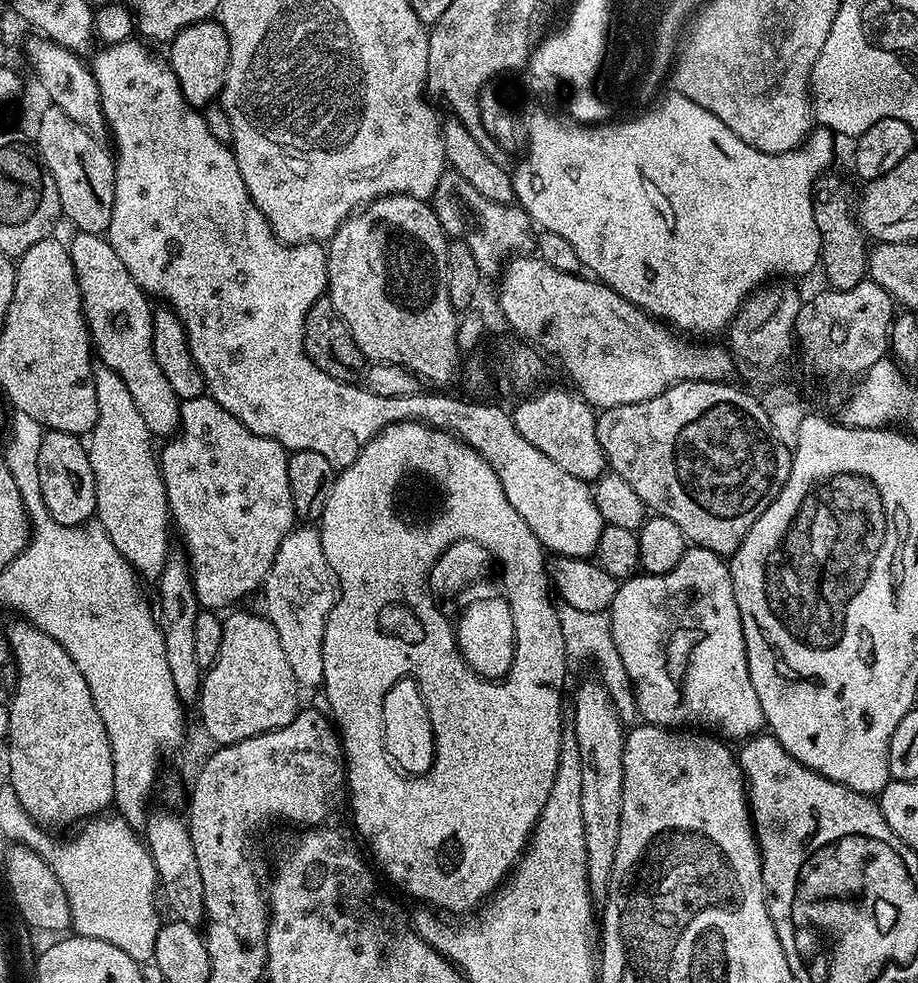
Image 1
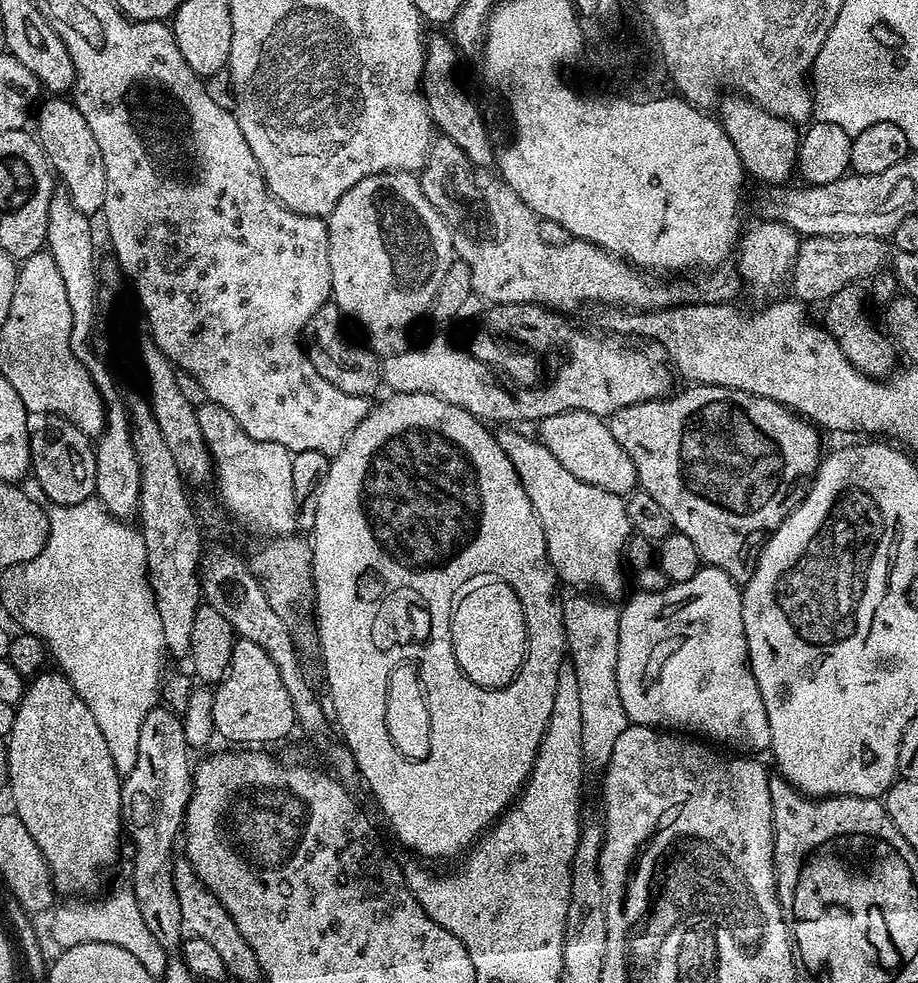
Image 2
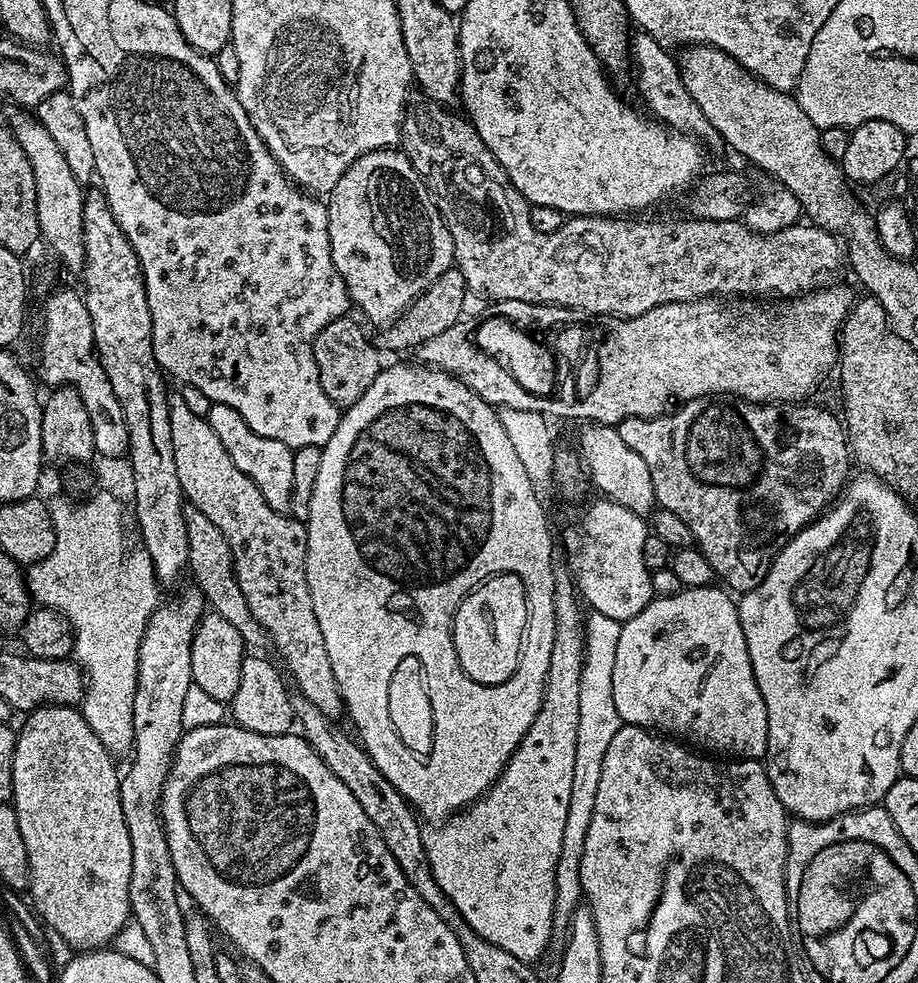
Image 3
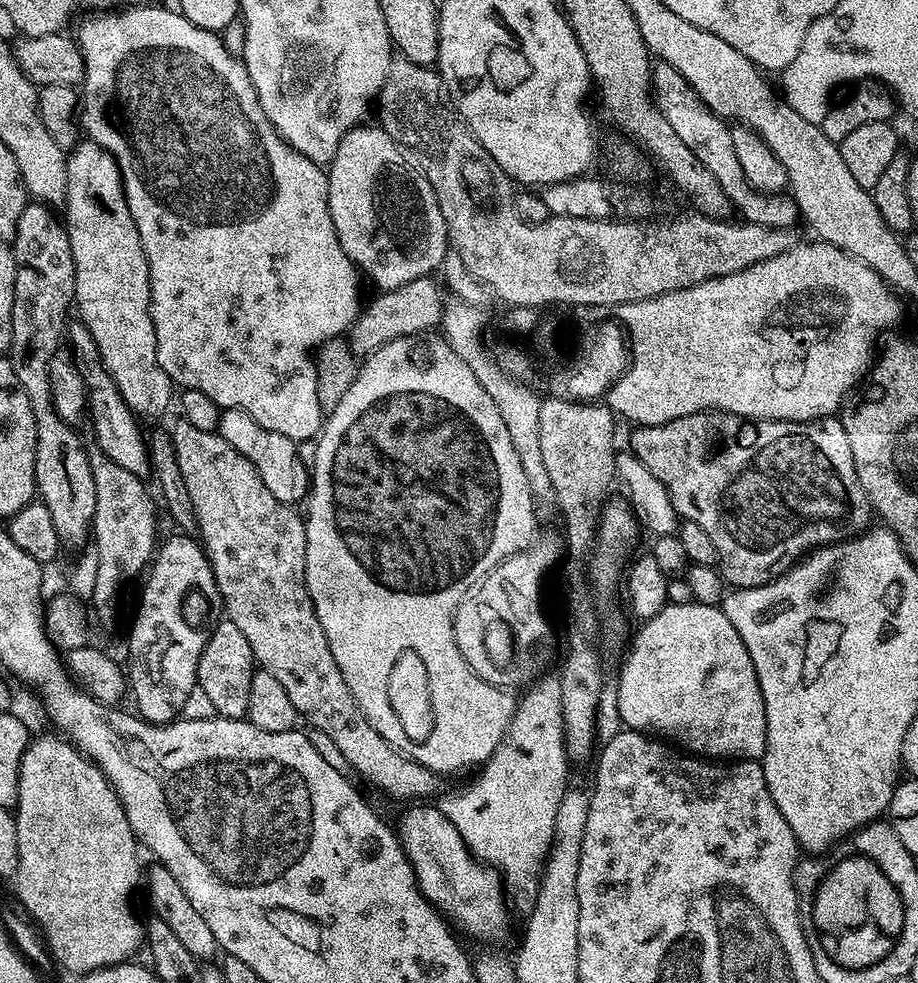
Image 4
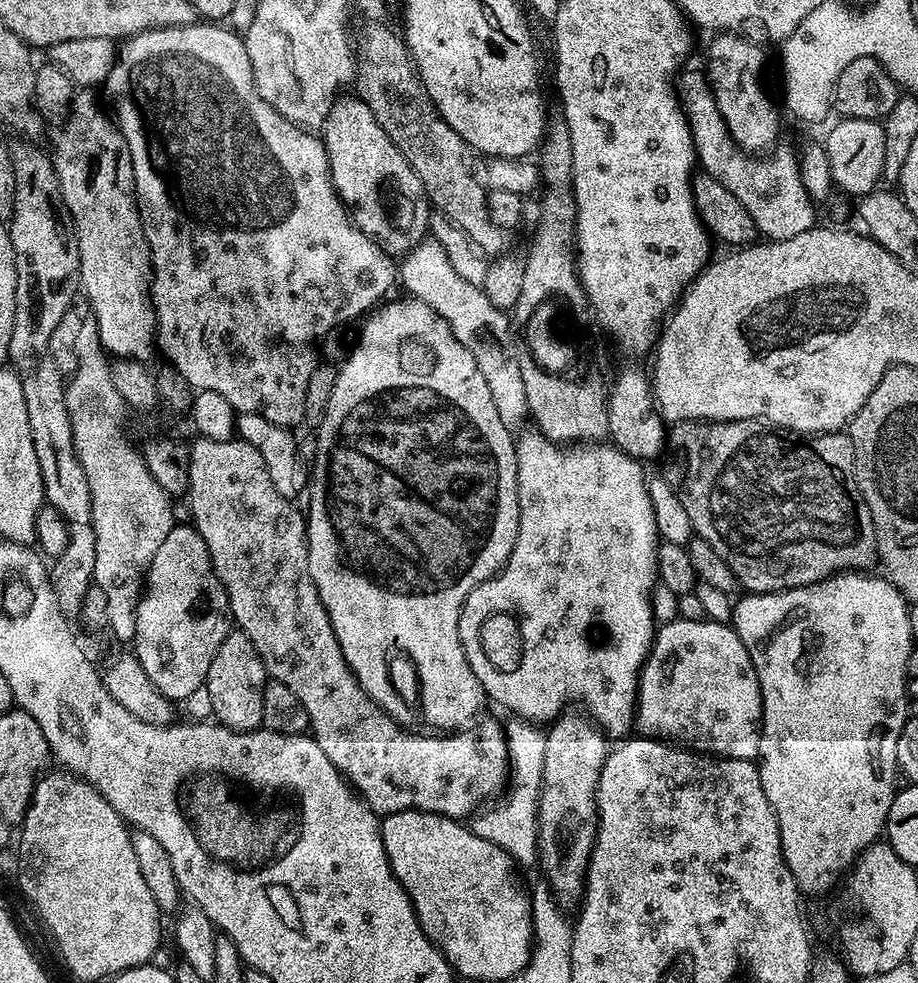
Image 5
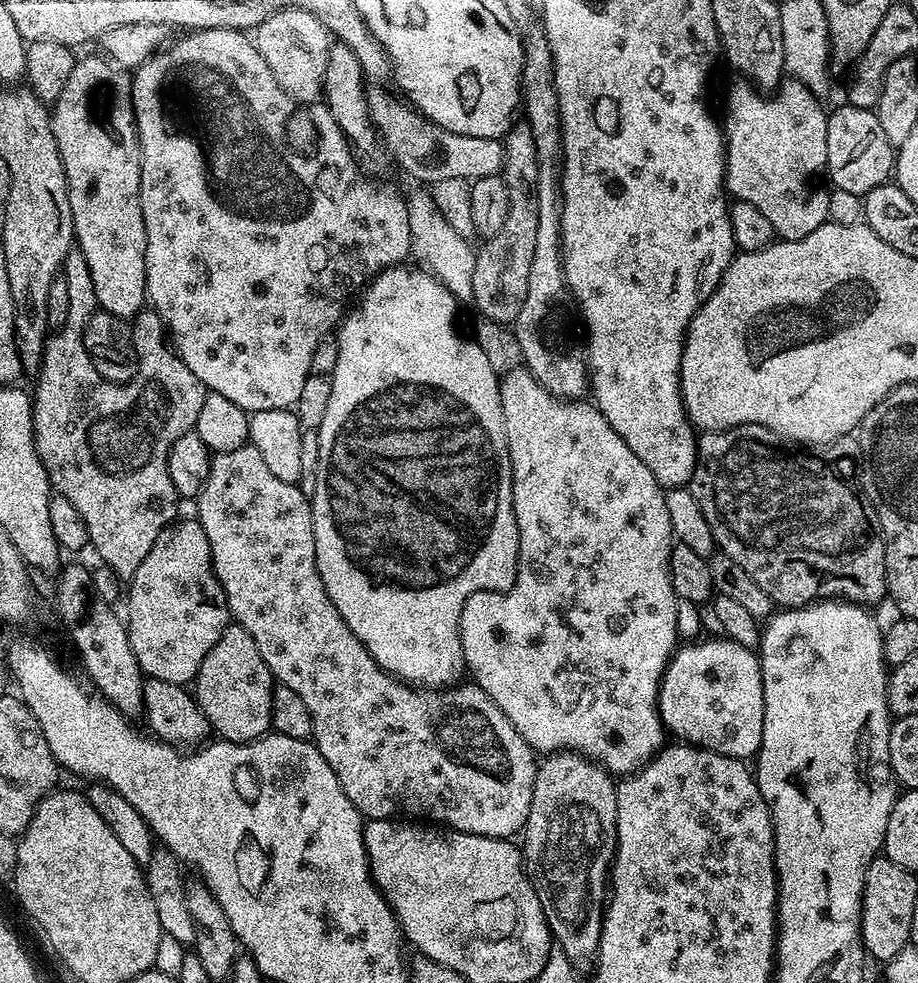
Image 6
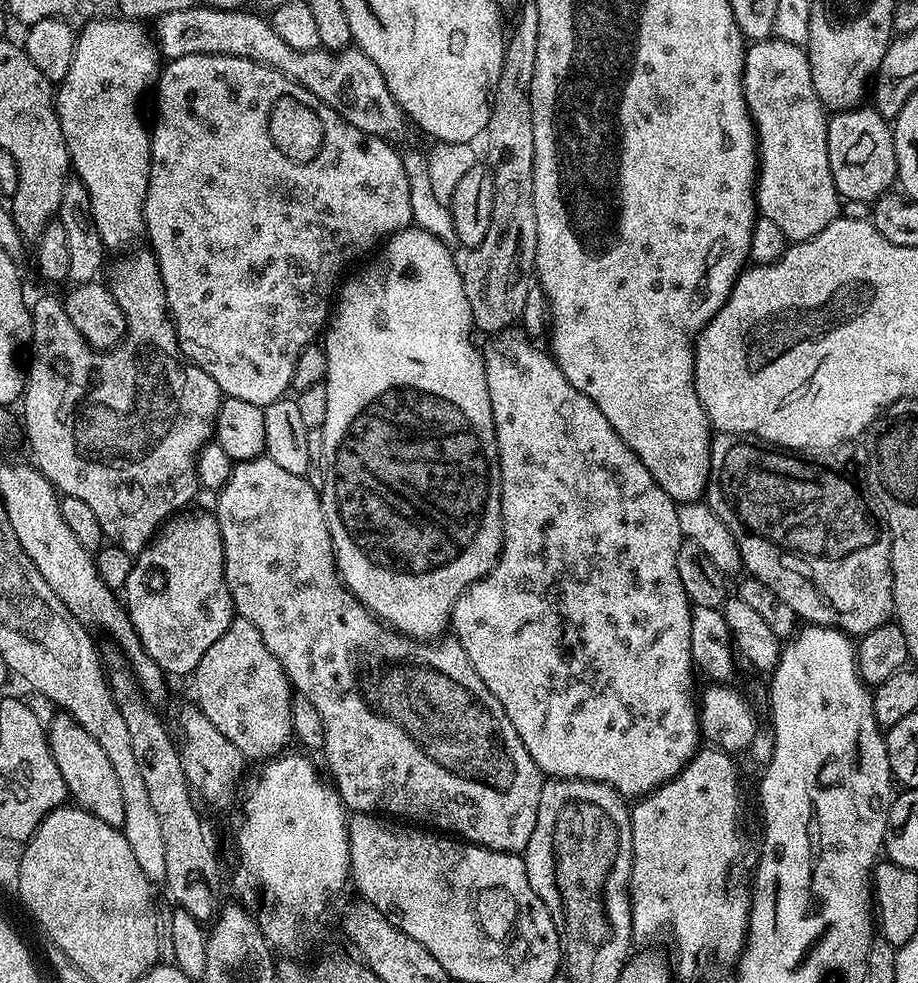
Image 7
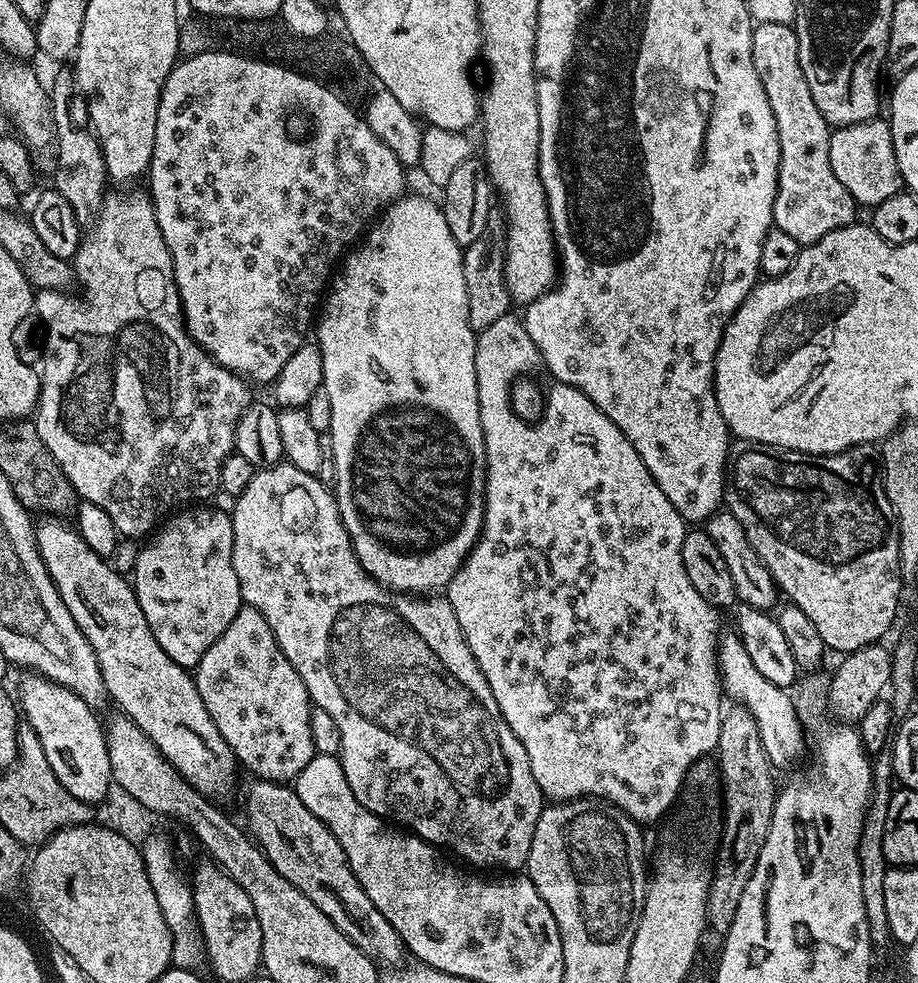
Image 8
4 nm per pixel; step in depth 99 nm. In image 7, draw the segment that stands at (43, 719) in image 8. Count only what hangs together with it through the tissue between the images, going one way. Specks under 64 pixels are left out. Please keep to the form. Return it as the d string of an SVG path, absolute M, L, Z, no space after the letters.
M56 714L46 724L48 745L52 751L54 762L62 774L62 782L66 782L66 790L71 803L75 807L94 814L94 818L102 818L110 826L123 829L126 809L122 803L122 786L118 786L118 778L114 774L114 766L110 766L110 758L106 758L106 750L86 734L71 716Z

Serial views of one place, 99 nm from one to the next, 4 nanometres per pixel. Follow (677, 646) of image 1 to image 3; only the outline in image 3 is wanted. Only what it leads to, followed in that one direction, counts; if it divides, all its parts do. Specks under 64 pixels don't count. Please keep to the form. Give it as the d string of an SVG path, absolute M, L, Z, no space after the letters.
M716 587L676 590L673 596L657 595L642 614L623 621L614 663L614 706L618 706L624 724L659 730L665 737L687 742L701 753L763 761L768 755L766 702L762 702L762 690L758 690L754 678L737 601L723 587Z

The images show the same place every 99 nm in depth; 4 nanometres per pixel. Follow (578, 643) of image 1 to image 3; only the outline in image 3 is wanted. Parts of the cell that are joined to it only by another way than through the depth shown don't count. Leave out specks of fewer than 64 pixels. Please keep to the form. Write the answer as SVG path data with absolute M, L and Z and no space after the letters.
M593 611L585 619L584 662L579 680L578 743L574 745L574 778L570 785L566 830L562 833L562 854L558 856L558 870L554 876L554 924L560 930L567 929L574 910L582 904L582 850L586 850L586 834L590 830L590 818L594 818L594 801L598 795L598 782L602 778L602 758L606 758L610 741L622 727L613 694L614 663L621 626L621 621Z

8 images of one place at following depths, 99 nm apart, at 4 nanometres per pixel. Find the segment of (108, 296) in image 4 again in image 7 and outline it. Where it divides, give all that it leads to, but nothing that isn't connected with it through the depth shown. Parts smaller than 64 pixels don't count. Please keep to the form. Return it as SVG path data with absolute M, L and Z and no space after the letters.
M97 18L89 20L87 24L79 29L76 37L76 49L74 50L74 58L70 62L70 71L66 73L66 78L59 81L58 87L54 92L54 103L56 113L58 114L58 122L62 134L66 138L66 146L68 147L68 158L70 161L71 171L74 173L75 179L86 190L88 195L88 209L92 215L92 221L96 227L96 232L102 238L105 249L124 248L127 244L132 244L136 239L141 239L142 233L145 231L144 226L144 203L146 202L146 190L148 189L148 171L150 170L150 158L152 157L152 142L150 139L150 128L140 117L140 99L144 96L144 91L151 89L155 85L162 71L162 57L153 41L144 37L143 23L137 22L132 18Z

